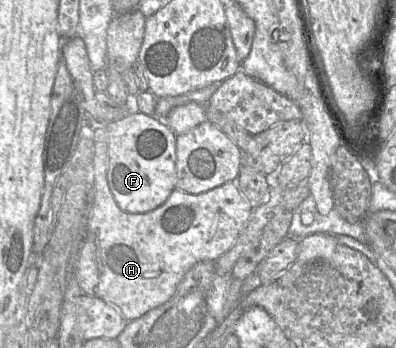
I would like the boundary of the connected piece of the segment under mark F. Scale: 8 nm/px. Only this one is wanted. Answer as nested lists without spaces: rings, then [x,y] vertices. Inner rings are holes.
[[[87,111],[83,125],[96,129],[105,127],[108,133],[108,185],[117,205],[128,213],[147,213],[162,206],[176,188],[176,133],[156,116],[141,112],[128,114],[114,121],[98,120]]]

